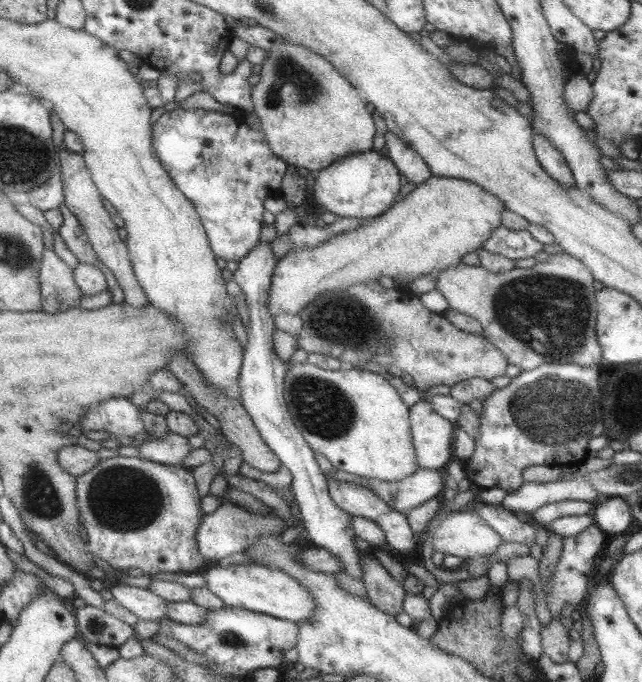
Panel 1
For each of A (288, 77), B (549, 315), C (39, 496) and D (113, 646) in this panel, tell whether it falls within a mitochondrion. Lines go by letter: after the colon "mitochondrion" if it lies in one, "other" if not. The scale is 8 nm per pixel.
A: mitochondrion
B: mitochondrion
C: mitochondrion
D: other

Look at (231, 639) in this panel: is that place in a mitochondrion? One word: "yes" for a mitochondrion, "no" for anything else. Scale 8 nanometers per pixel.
yes

